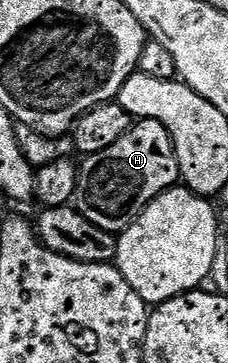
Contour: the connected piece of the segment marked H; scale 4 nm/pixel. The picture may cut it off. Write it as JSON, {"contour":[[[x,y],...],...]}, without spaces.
{"contour":[[[142,119],[136,125],[130,126],[126,135],[115,145],[103,149],[94,155],[84,156],[79,163],[79,178],[77,181],[77,195],[87,221],[95,221],[99,229],[107,229],[120,233],[134,223],[139,216],[165,191],[178,186],[181,177],[181,166],[177,160],[177,148],[173,146],[173,138],[167,133],[163,125],[154,119]]]}

